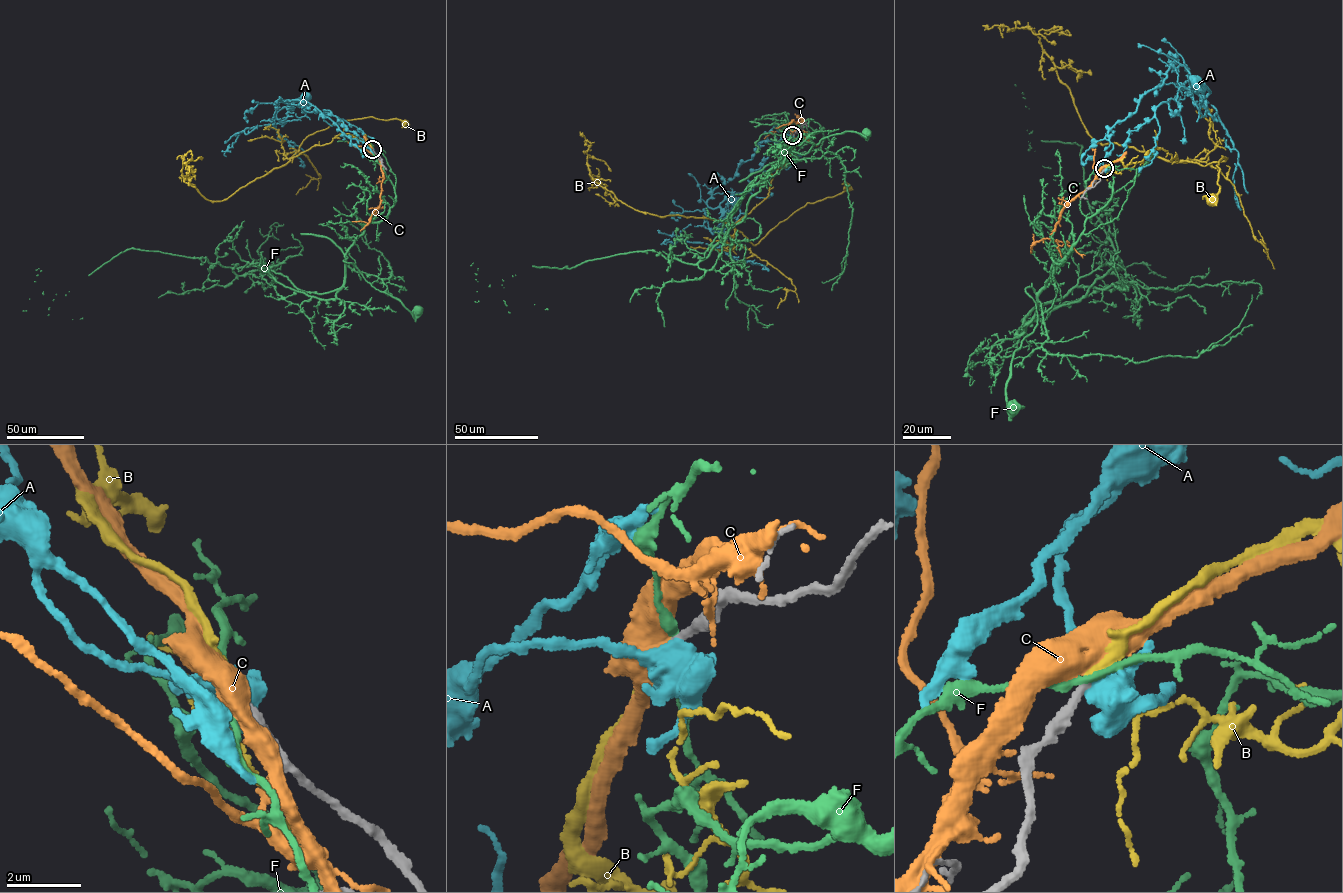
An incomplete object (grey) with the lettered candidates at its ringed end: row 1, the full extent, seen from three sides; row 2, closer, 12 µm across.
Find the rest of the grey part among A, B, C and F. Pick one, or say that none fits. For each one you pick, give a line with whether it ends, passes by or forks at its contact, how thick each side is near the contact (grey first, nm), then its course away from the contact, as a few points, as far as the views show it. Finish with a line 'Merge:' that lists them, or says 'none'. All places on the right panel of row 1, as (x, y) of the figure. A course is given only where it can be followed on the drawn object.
B: It ends there. Thickness 180 nm (grey) against 220 nm. Its course: (1104, 168), (1156, 148), (1204, 165), (1221, 156), (1220, 190), (1210, 198)
Merge: B

